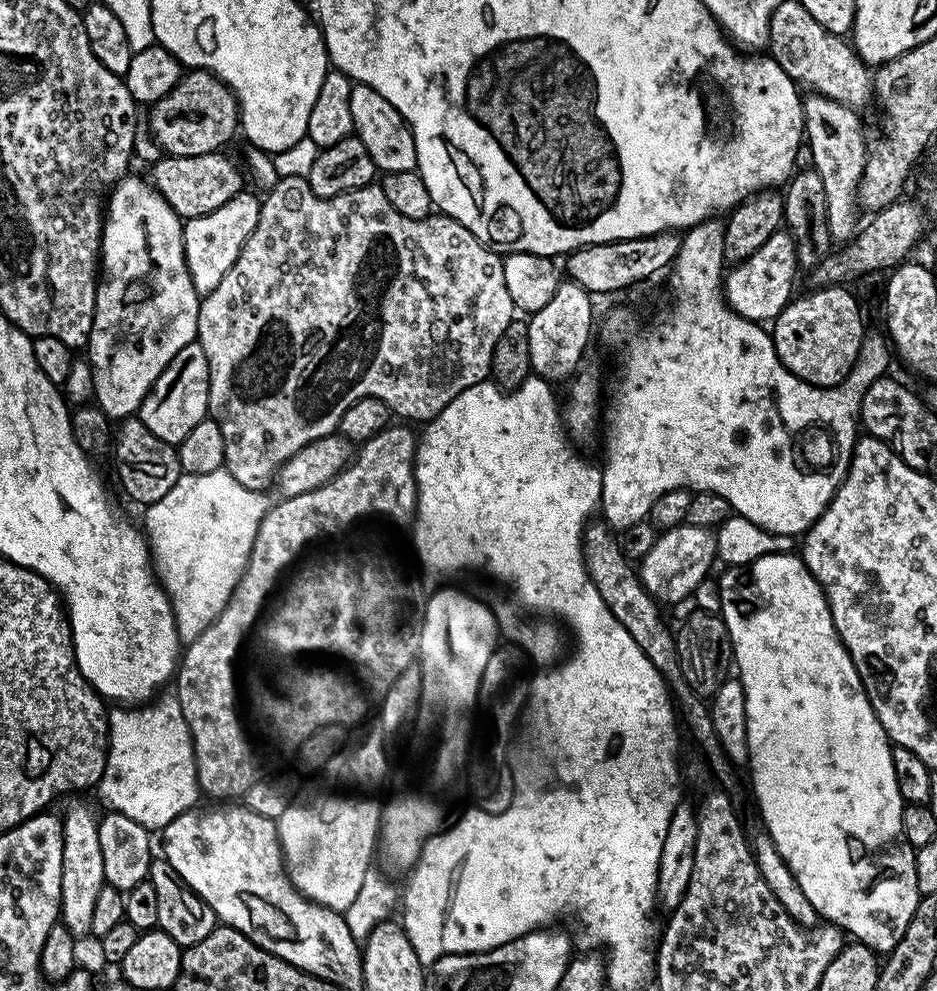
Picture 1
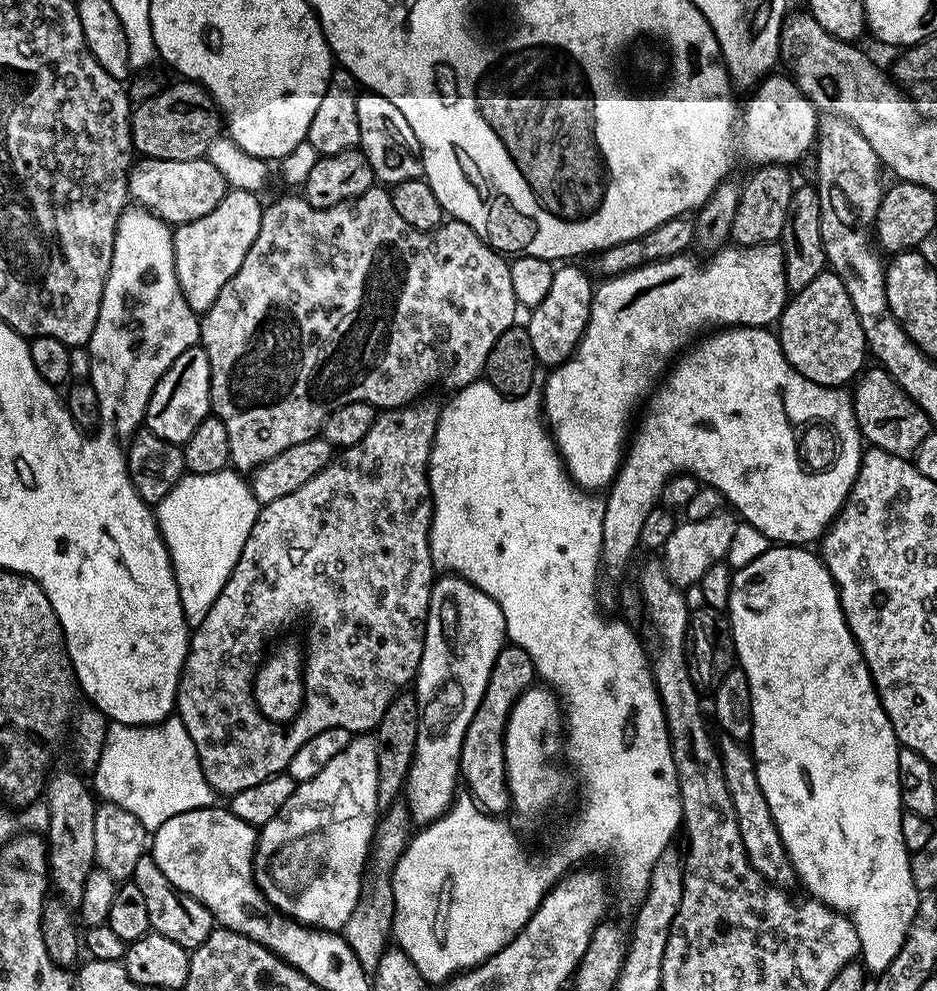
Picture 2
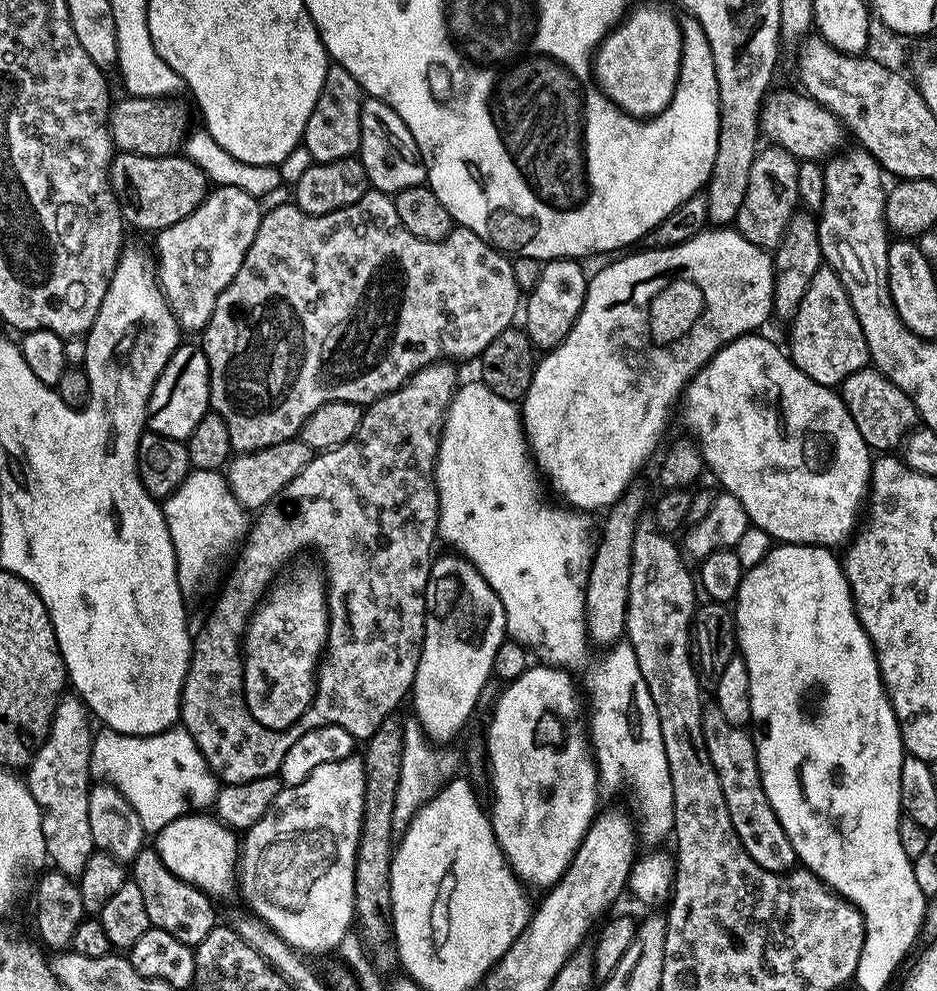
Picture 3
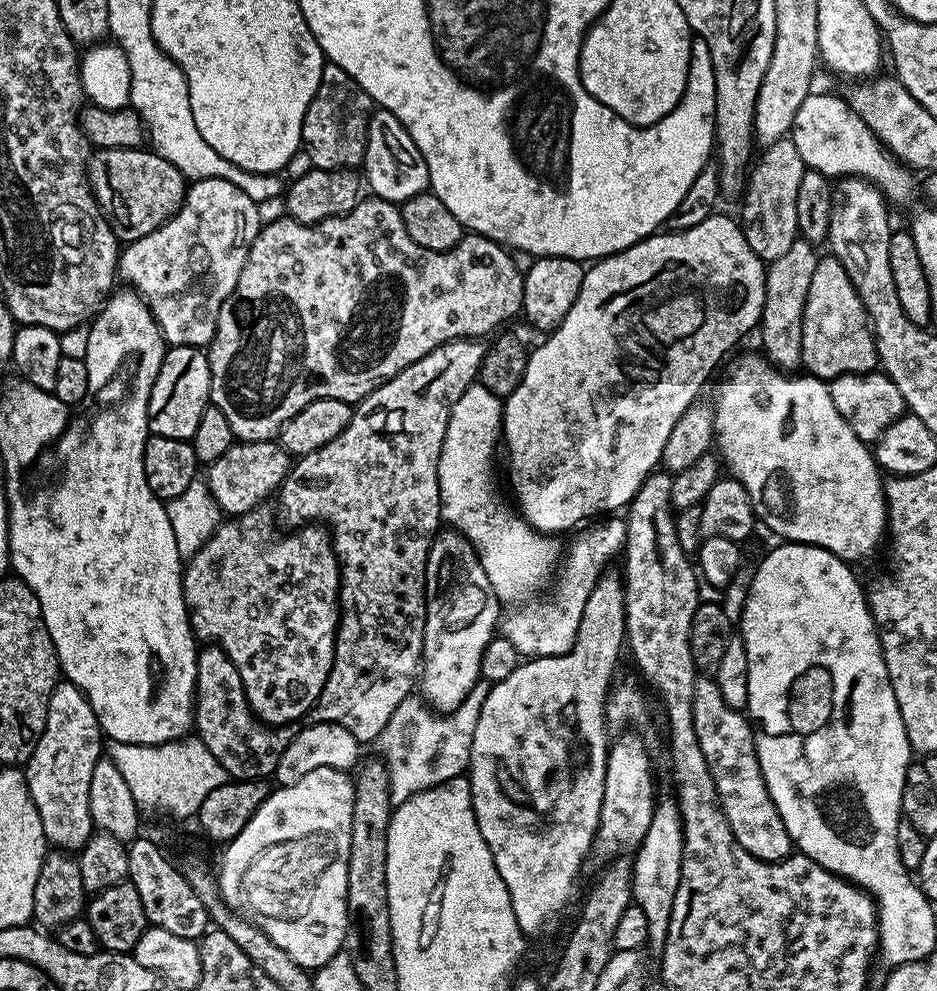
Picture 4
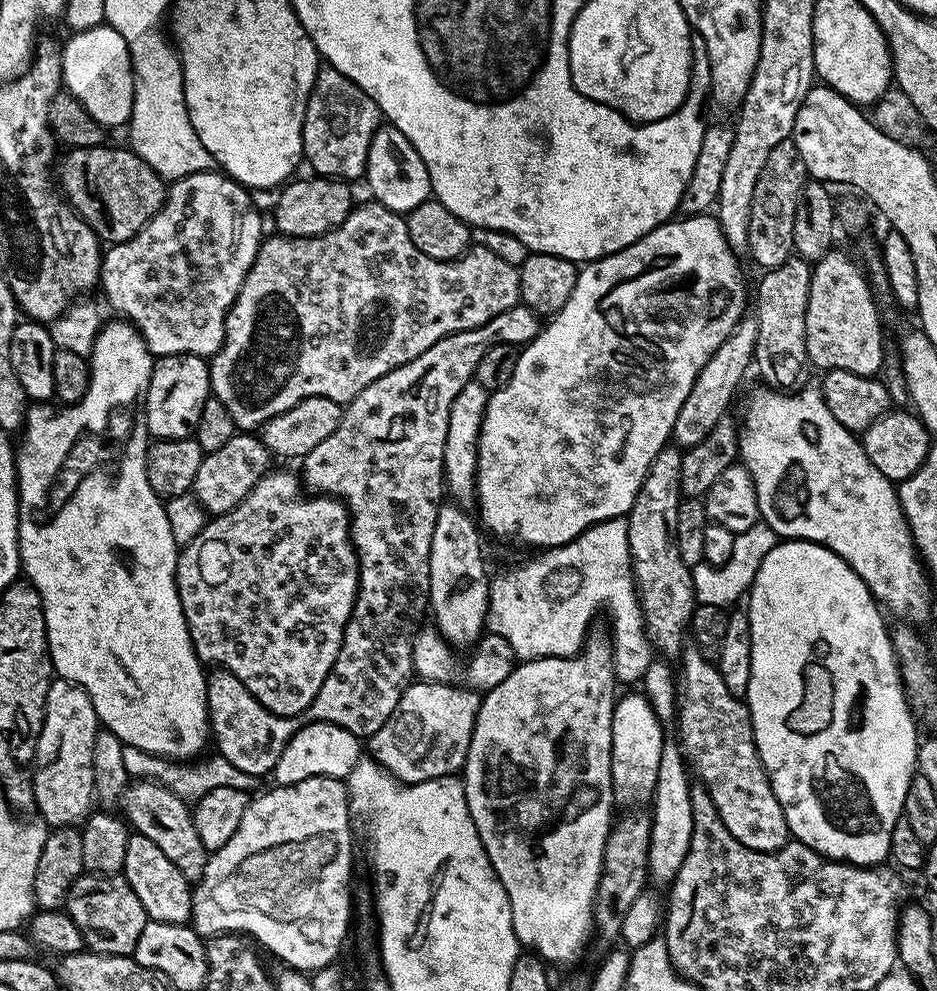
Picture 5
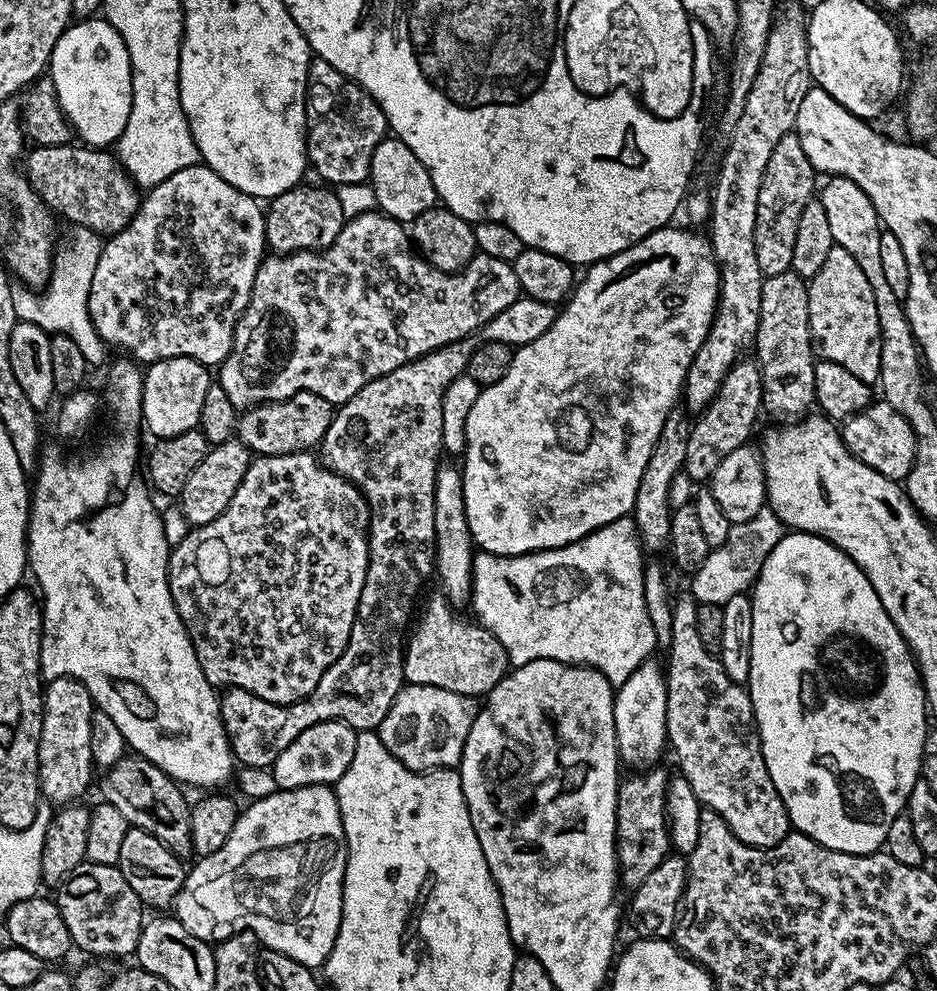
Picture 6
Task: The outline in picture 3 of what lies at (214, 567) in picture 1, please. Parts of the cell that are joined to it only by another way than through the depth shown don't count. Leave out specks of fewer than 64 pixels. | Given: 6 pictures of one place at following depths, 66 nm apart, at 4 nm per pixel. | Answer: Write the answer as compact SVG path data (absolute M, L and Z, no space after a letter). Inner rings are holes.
M189 471L187 478L163 501L162 507L176 551L176 573L180 590L191 594L234 540L239 541L247 533L250 516L240 505L238 498L234 498L227 475L223 471Z

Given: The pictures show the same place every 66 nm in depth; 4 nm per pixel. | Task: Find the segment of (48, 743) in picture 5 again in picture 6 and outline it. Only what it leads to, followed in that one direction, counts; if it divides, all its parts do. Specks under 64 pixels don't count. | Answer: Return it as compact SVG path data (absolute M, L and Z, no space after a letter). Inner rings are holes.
M63 676L62 678L54 678L53 680L47 681L44 689L44 721L42 722L42 734L40 735L40 745L38 746L38 762L40 763L40 791L45 801L53 800L53 805L63 806L70 804L81 799L80 795L87 790L88 787L93 787L94 778L92 782L92 768L94 769L94 761L92 759L92 751L90 750L90 718L94 711L94 705L92 702L92 696L86 690L86 686L81 680L75 680L69 676Z

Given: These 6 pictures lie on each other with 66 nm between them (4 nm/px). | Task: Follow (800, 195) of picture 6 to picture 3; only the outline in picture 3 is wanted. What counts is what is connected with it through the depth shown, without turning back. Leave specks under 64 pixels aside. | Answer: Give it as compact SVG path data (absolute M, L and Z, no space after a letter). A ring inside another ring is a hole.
M779 146L761 147L754 158L754 166L750 166L750 186L746 186L746 198L742 198L742 206L738 210L734 227L746 238L746 242L754 242L754 246L765 250L774 250L780 245L782 234L790 222L790 218L798 210L800 198L798 194L798 160L786 149Z

